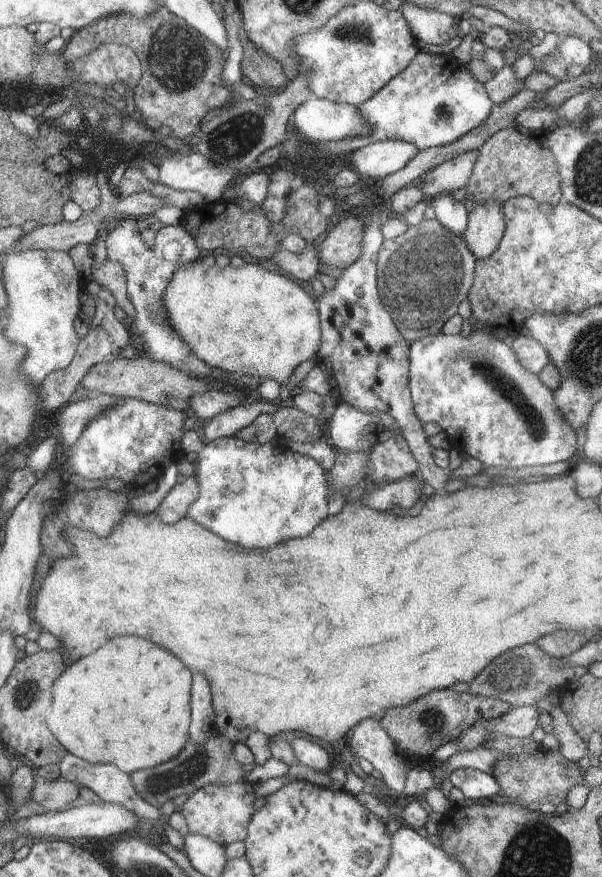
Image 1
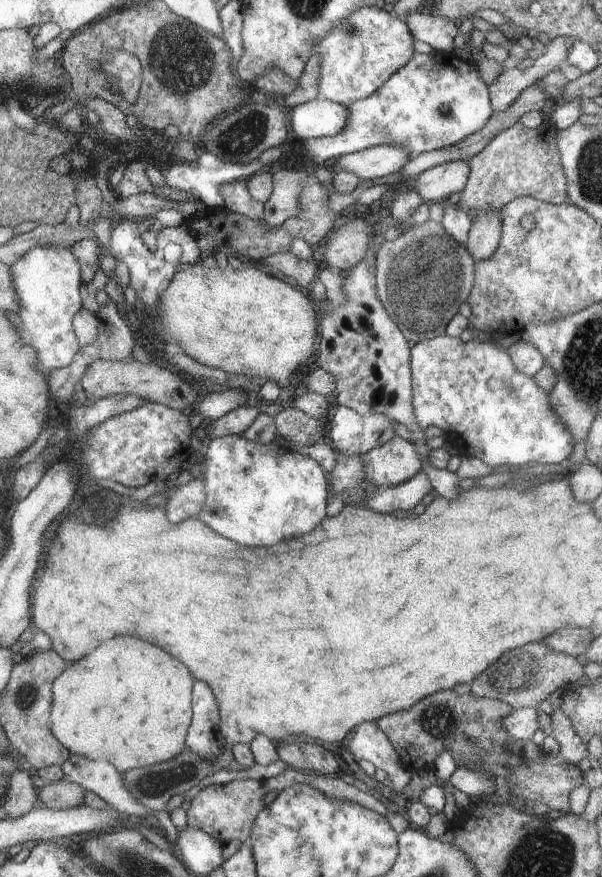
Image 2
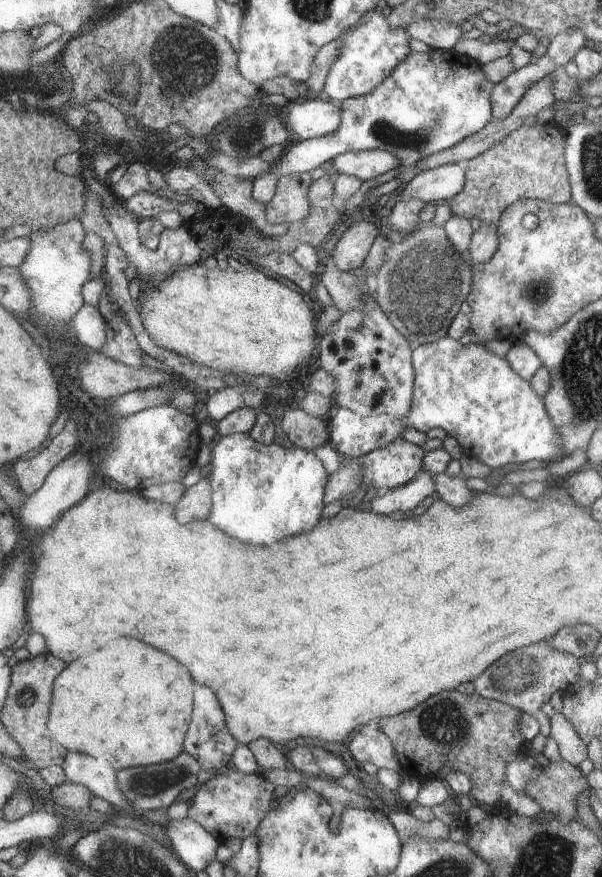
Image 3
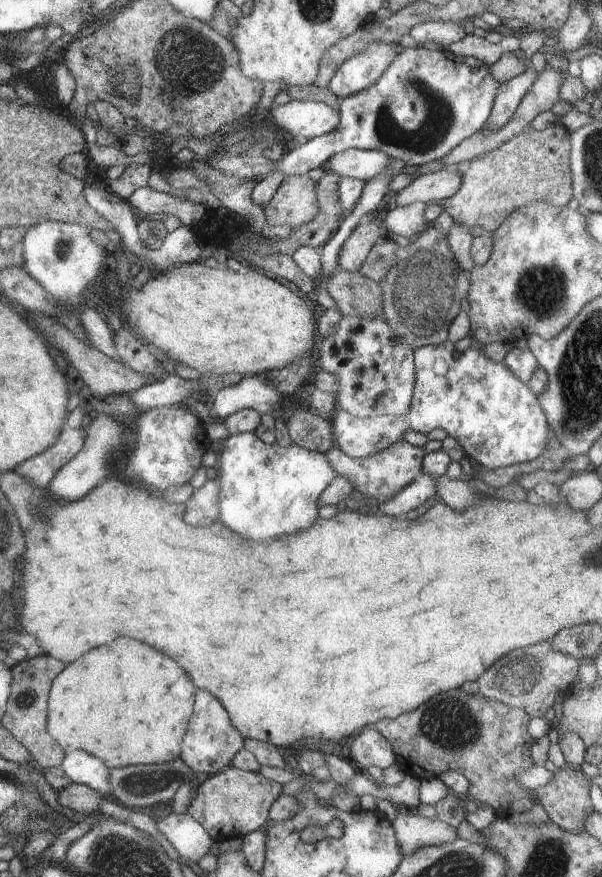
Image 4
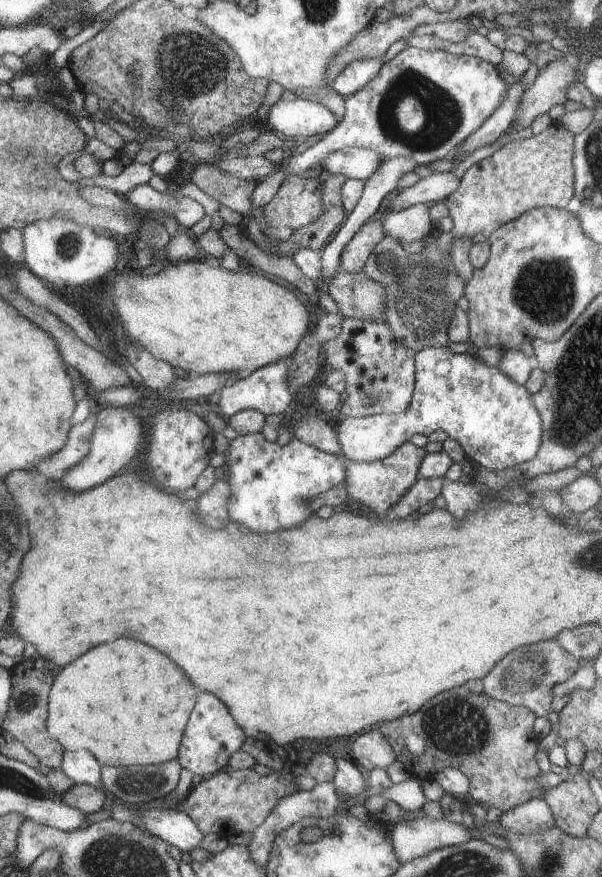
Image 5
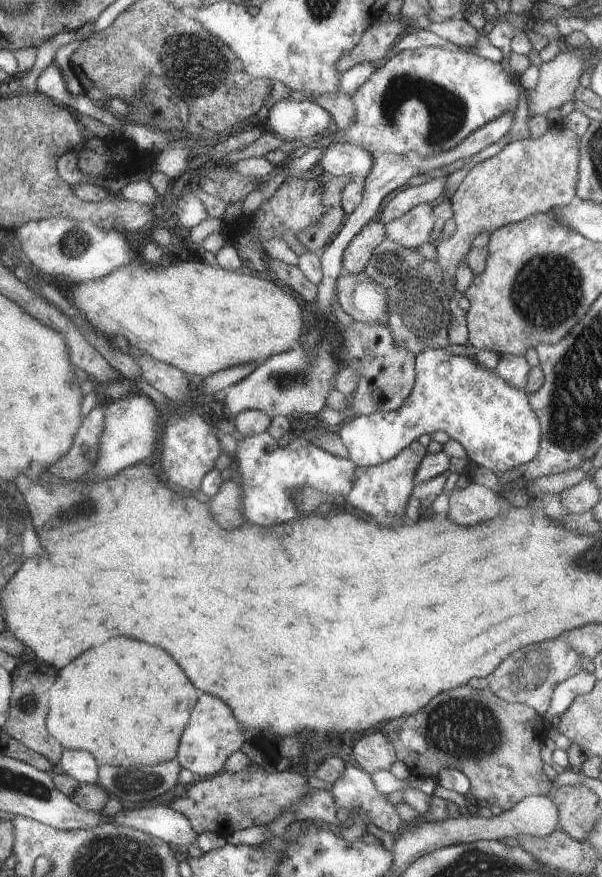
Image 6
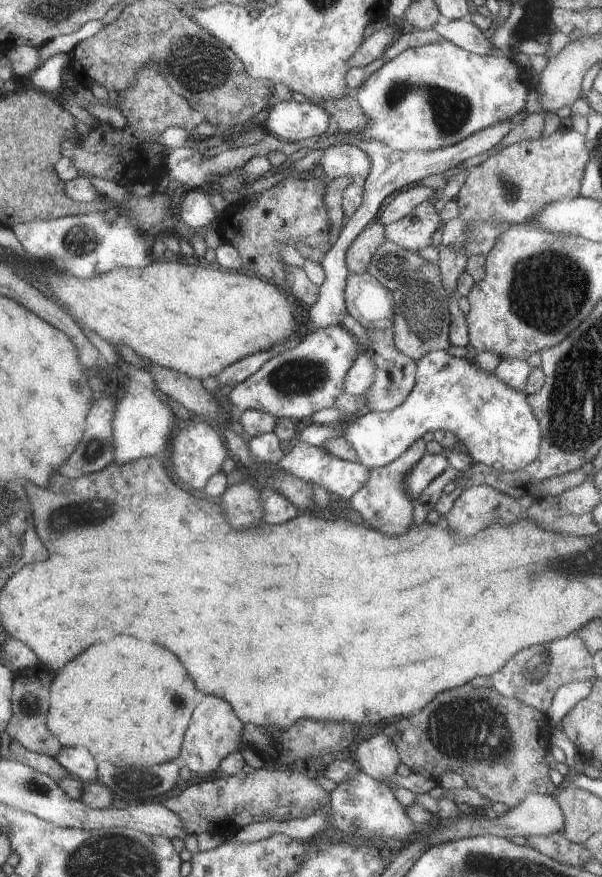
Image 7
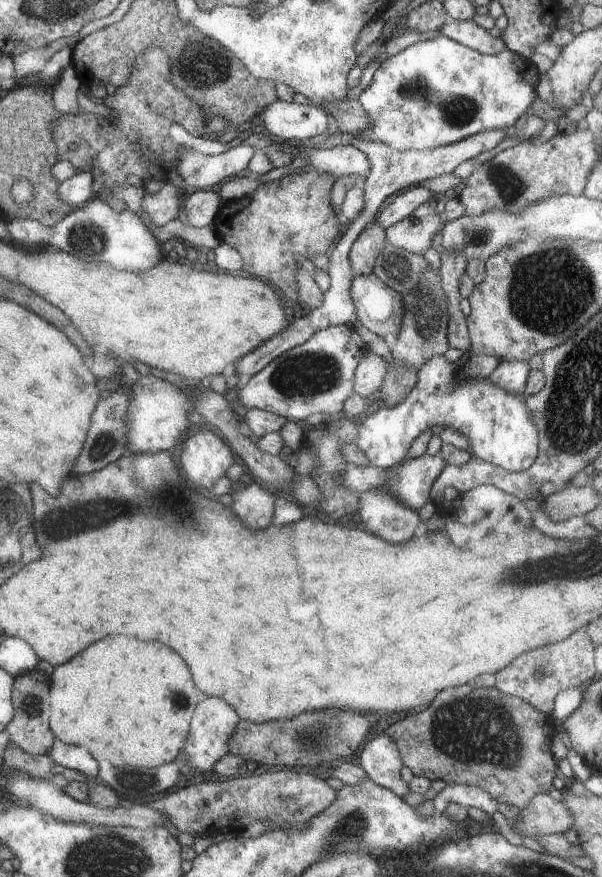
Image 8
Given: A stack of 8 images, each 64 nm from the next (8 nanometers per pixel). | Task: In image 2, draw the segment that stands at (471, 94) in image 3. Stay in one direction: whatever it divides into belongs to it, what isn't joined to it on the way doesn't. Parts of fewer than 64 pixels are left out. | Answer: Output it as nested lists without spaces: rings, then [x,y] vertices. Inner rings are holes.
[[[434,51],[430,54],[417,53],[400,71],[392,76],[379,90],[369,98],[354,102],[348,106],[351,116],[349,124],[340,135],[304,141],[302,146],[291,148],[278,164],[282,169],[300,170],[309,163],[322,166],[330,158],[344,157],[372,146],[394,145],[404,147],[413,156],[427,151],[444,149],[483,129],[490,121],[494,108],[491,106],[490,86],[484,83],[474,61],[465,61],[454,52]],[[215,152],[200,154],[198,158],[195,156],[193,161],[174,162],[174,164],[170,165],[170,168],[163,172],[163,176],[166,177],[166,185],[172,189],[177,189],[178,191],[183,191],[188,194],[192,193],[192,191],[199,193],[199,201],[206,207],[222,207],[225,205],[219,192],[224,184],[250,179],[252,176],[264,170],[258,159],[249,164],[240,165],[235,164],[230,161],[230,159],[225,159],[222,158],[222,156],[216,155]]]

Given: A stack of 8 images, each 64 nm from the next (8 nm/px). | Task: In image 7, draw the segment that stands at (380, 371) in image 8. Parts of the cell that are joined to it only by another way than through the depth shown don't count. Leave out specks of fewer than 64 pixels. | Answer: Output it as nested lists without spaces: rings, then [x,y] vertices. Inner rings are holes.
[[[363,349],[356,358],[354,366],[348,370],[347,377],[344,378],[344,394],[354,395],[362,398],[372,388],[370,384],[374,382],[374,354],[370,350]]]

